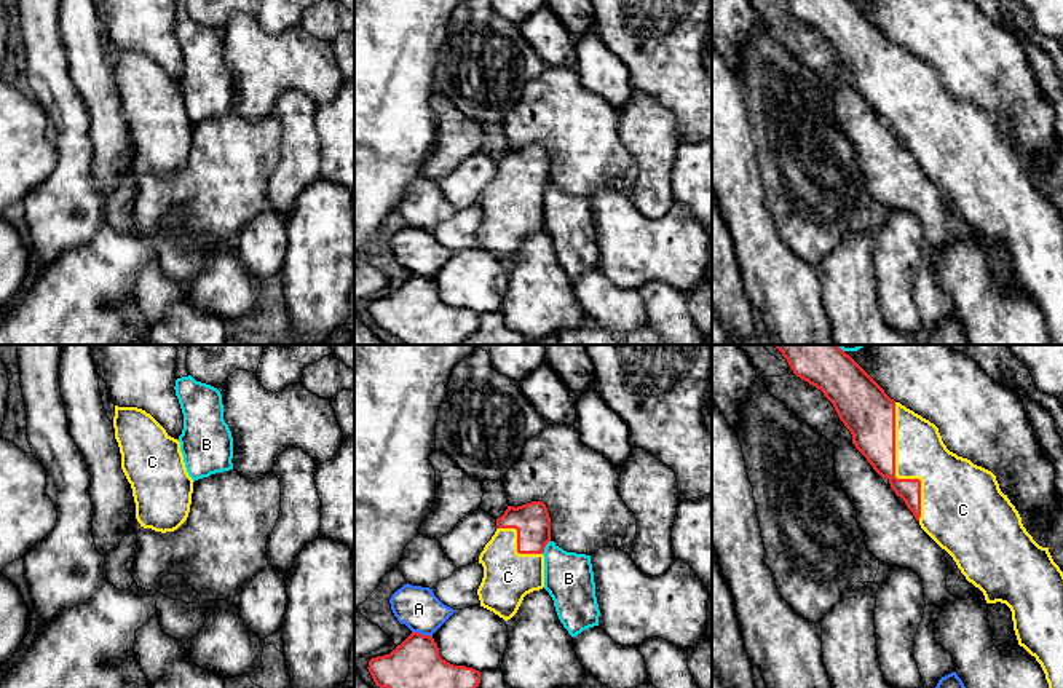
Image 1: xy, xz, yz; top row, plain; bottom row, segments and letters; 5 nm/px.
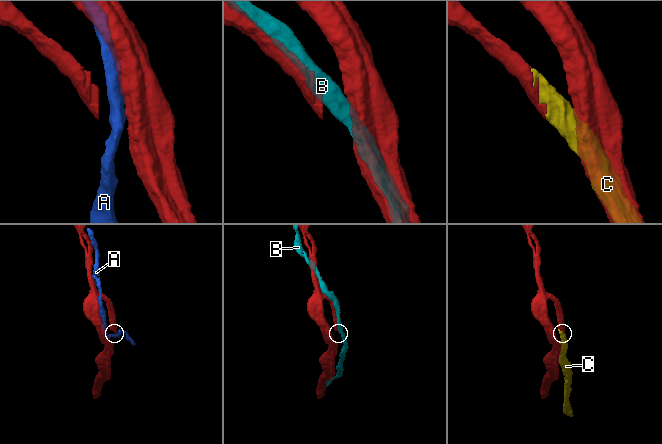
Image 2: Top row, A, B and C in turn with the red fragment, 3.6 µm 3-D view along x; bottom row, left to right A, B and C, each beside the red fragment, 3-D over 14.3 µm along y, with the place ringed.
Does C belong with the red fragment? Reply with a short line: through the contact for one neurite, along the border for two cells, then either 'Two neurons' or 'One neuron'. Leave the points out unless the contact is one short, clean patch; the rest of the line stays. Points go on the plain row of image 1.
One neuron

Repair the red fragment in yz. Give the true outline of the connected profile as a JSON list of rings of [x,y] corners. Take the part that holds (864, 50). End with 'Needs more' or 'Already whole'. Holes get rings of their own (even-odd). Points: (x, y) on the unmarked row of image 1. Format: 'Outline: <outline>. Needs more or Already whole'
Outline: [[[852,0],[785,2],[796,19],[820,32],[833,46],[840,62],[851,73],[856,91],[889,123],[921,171],[953,200],[966,222],[983,235],[986,246],[1001,244],[1010,251],[1018,287],[1041,306],[1052,343],[1063,345],[1063,214],[1053,204],[1049,190],[1039,188],[1026,174],[1018,153],[1001,134],[996,118],[950,94],[934,65],[891,42]]]. Needs more

